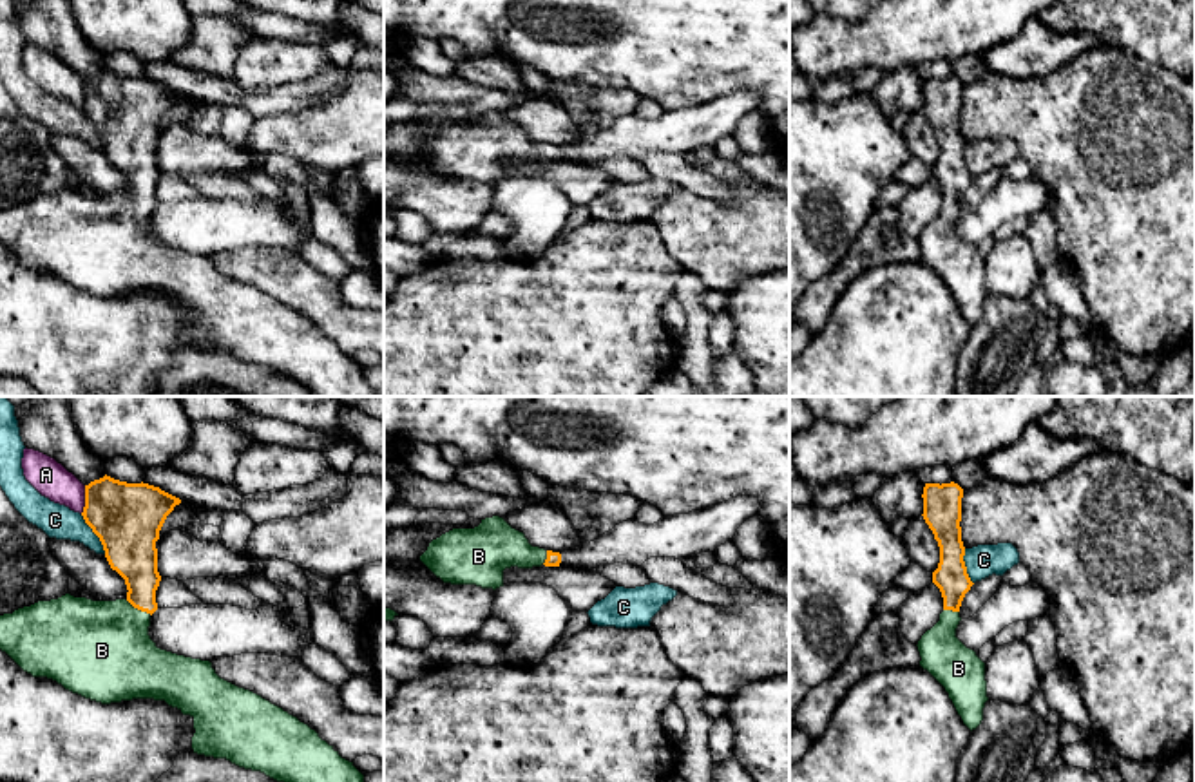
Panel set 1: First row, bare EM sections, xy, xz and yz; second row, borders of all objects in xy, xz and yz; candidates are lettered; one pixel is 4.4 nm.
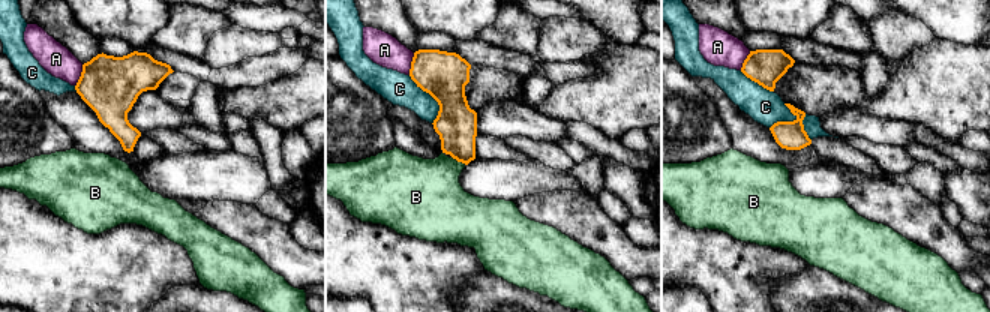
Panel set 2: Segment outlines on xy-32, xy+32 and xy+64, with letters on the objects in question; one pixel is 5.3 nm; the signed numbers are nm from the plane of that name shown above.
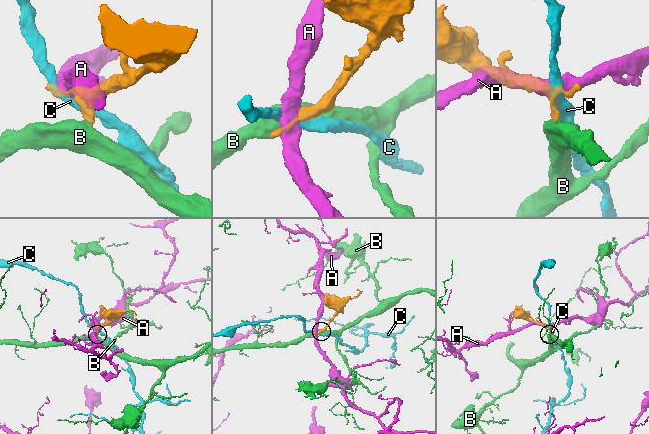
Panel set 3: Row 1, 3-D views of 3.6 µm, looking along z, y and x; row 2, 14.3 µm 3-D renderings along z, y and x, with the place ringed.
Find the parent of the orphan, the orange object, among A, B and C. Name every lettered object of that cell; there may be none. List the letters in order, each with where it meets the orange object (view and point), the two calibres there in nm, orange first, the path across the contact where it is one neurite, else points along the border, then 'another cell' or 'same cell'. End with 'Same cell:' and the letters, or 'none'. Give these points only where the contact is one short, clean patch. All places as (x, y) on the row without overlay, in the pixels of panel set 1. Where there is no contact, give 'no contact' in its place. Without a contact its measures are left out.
A: contact xy (86, 95); calibres 300 and 160 nm; another cell
B: contact xy (138, 203); calibres 220 and 440 nm; way xy (133, 149), (138, 160), (138, 203), (102, 245); same cell
C: contact xy (95, 127); calibres 300 and 150 nm; another cell
Same cell: B

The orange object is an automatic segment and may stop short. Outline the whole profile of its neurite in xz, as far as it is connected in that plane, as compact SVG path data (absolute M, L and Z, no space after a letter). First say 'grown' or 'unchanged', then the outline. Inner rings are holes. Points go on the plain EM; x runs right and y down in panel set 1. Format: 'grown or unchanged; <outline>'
grown; M492 110L482 114L474 123L453 123L433 134L420 156L444 177L496 185L503 181L505 163L559 161L561 148L532 141L523 127L512 123L503 112Z

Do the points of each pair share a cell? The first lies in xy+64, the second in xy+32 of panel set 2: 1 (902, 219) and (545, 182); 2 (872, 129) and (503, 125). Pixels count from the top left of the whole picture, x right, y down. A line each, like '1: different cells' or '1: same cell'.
1: different cells
2: same cell

